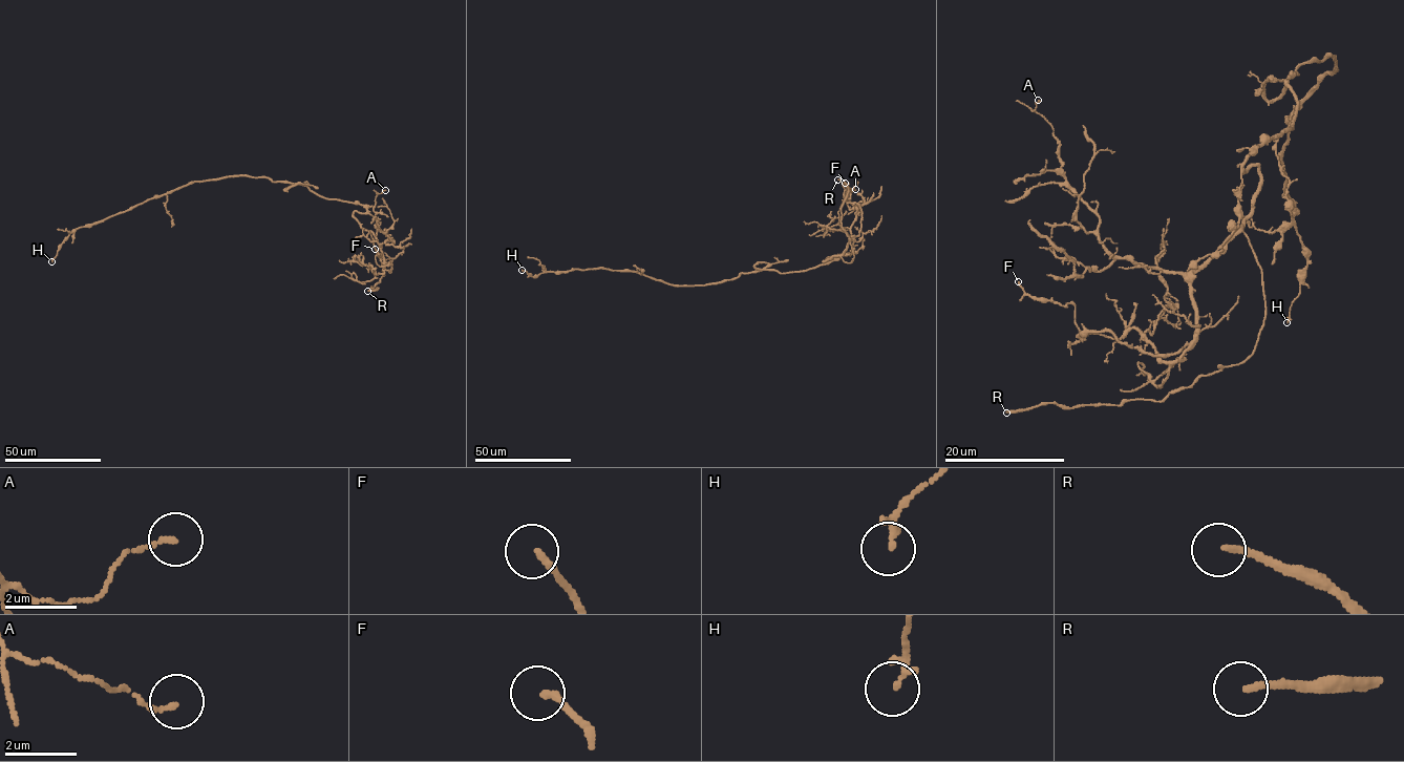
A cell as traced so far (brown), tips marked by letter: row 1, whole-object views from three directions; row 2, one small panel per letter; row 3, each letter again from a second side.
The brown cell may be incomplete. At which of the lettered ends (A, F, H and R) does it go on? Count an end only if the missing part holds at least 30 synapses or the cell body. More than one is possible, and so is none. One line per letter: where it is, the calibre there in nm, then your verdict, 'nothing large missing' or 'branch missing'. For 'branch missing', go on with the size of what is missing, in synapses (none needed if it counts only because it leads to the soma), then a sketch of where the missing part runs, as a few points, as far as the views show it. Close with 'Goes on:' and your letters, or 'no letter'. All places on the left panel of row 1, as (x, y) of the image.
A: (385, 190) | 130 nm | nothing large missing
F: (375, 249) | 190 nm | nothing large missing
H: (51, 261) | 220 nm | nothing large missing
R: (367, 291) | 180 nm | branch missing | (367, 291), (340, 288)
Goes on: R

